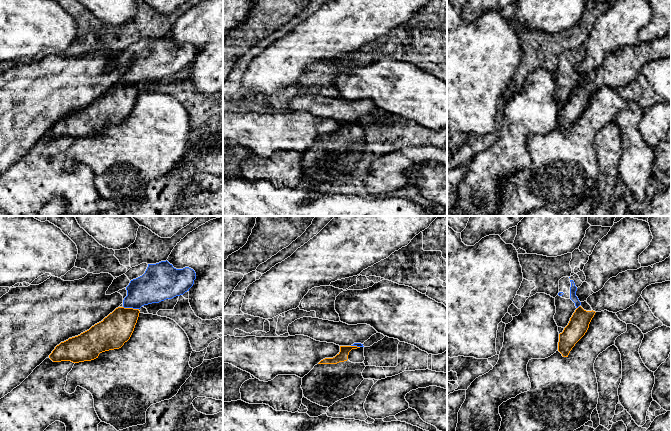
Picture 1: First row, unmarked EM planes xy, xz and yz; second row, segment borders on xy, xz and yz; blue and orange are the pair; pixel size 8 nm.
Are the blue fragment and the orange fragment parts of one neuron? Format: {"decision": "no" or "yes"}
{"decision": "no"}

